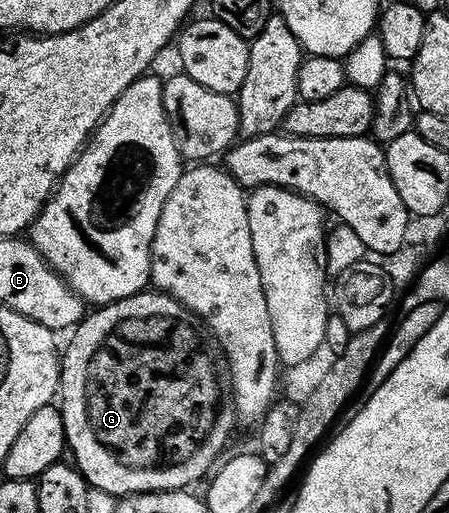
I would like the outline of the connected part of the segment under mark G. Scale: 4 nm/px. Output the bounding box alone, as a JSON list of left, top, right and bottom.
[60,289,236,497]

